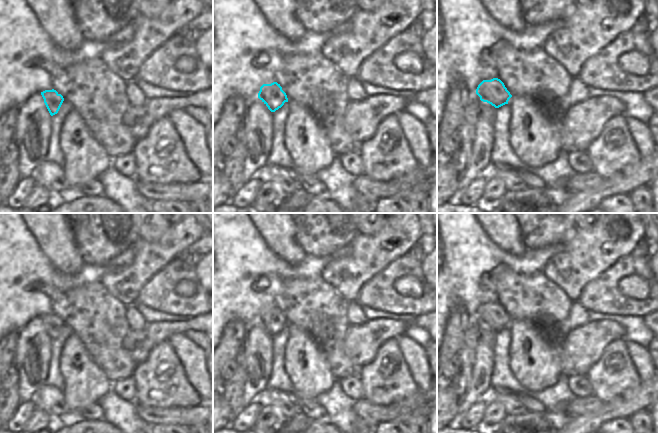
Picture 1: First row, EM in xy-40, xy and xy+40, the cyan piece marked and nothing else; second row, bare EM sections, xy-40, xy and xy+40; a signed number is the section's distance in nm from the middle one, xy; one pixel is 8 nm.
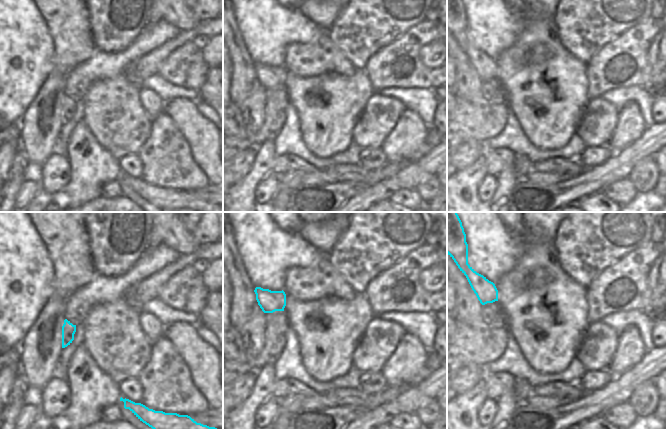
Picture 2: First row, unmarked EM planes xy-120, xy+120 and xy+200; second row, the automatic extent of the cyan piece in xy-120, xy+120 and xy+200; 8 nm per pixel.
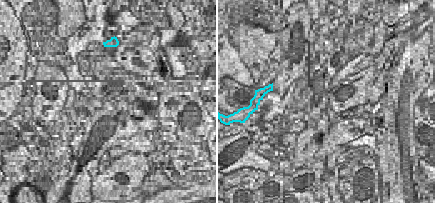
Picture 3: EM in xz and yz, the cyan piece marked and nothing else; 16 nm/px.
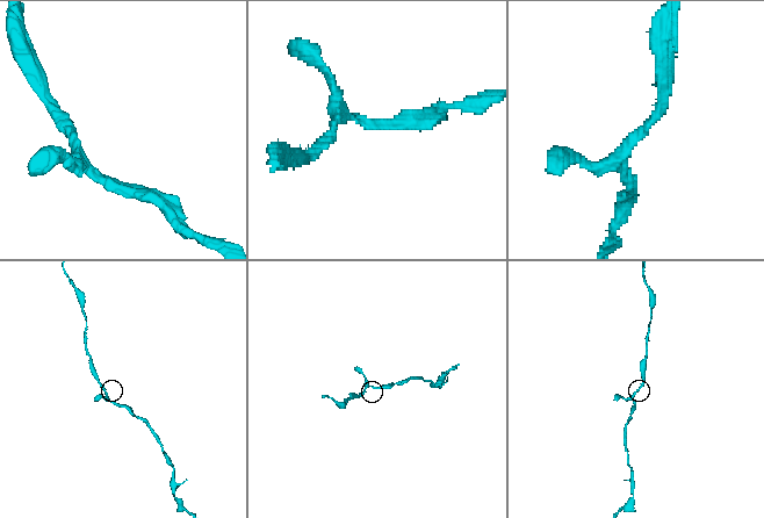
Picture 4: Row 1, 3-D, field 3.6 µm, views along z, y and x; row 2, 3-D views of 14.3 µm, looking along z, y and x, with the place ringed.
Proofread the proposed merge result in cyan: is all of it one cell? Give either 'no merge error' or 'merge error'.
merge error

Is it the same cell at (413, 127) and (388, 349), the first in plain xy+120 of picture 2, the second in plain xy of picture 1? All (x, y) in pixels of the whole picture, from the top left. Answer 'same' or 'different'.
same

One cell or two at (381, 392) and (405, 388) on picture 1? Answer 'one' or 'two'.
one

